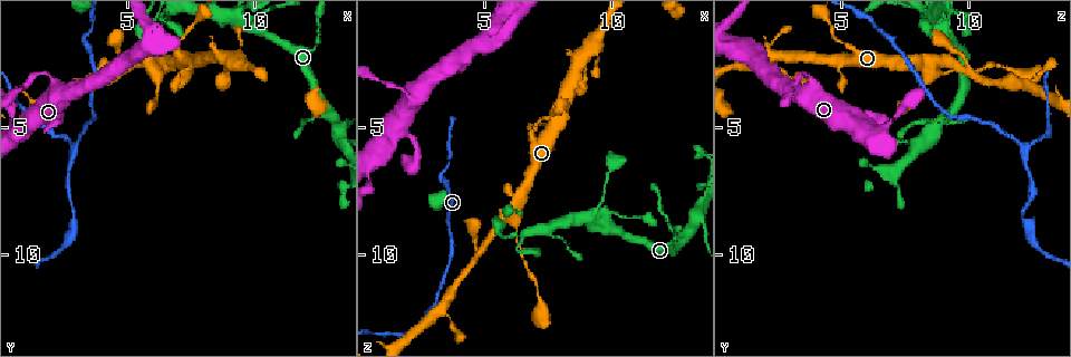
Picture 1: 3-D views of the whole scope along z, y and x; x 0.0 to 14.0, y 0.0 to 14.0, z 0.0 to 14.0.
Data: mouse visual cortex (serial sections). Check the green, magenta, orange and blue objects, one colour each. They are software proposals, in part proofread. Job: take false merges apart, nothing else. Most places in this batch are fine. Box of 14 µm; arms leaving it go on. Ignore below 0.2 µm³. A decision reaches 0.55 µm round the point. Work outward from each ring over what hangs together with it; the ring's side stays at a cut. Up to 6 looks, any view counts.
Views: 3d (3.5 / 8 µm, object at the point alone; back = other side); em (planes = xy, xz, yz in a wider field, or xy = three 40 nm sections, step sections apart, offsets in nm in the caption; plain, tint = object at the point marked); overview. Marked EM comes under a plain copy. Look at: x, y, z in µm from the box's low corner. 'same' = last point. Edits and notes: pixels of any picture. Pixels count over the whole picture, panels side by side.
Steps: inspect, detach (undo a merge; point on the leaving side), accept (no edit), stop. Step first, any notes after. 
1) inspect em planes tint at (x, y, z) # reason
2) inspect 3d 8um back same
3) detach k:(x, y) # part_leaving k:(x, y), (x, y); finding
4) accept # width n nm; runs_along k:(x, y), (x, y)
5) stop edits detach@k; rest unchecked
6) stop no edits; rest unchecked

inspect 3d 3.5um at (6.3, 3.0, 9.0) # sudden change in width

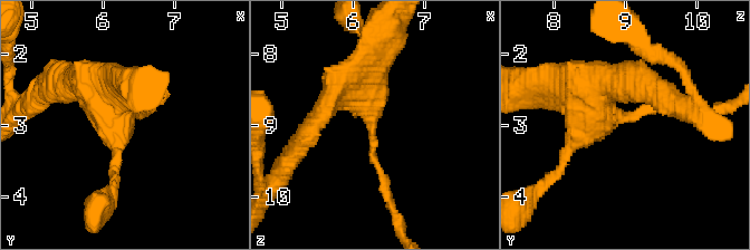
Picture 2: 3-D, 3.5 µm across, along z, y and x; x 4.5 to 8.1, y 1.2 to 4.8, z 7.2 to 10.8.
inspect em xy step 2 tint at (6.25, 2.90, 9.00) # arm_widths 150, 450 nm

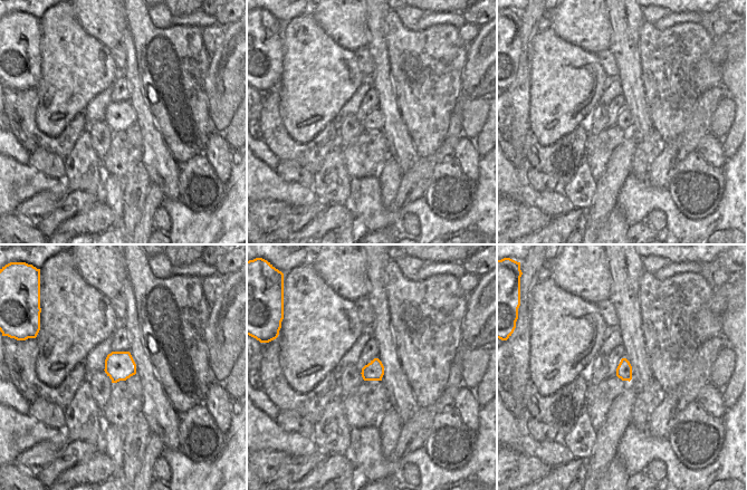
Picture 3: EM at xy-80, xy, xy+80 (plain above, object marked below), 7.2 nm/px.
inspect em xy step 3 tint same # cut it another way

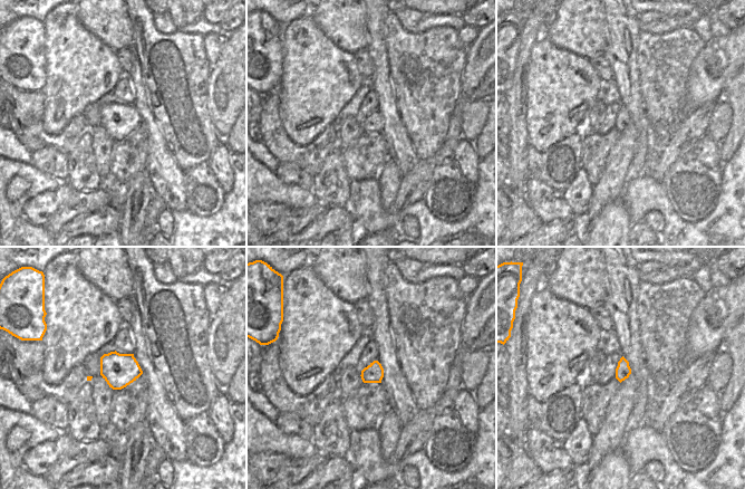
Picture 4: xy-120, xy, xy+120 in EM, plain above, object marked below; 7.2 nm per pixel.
accept # runs_along 2:(563, 90), (592, 117), (689, 111); one cell here

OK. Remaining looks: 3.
inspect 3d 3.5um at (3.0, 5.7, 12.0) # three arms meet

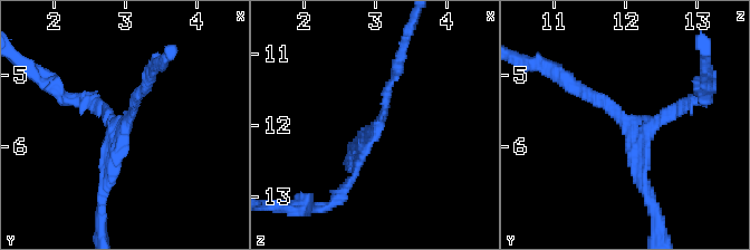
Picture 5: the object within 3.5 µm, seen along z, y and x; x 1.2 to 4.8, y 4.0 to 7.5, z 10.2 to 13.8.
inspect em planes tint at (3.00, 5.70, 12.05) # arms 3; arm_widths 150, 150, 200 nm; now the EM

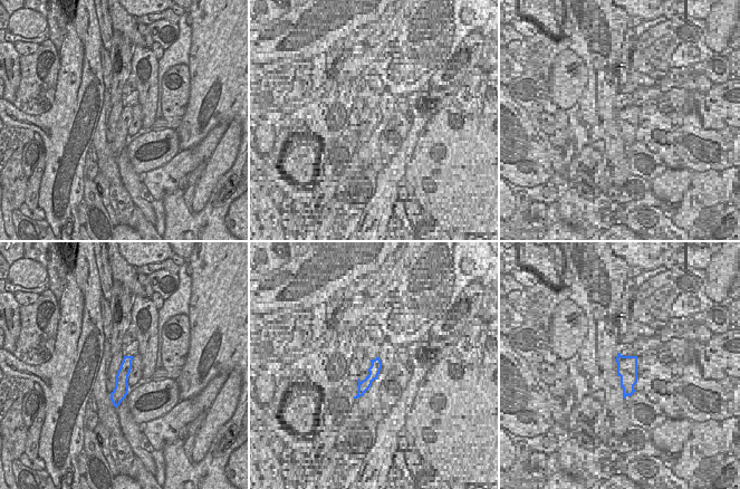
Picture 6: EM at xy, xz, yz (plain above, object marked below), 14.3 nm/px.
accept # runs_along 5:(571, 86), (626, 121), (646, 189); one cell here

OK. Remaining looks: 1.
stop no edits; rest unchecked

